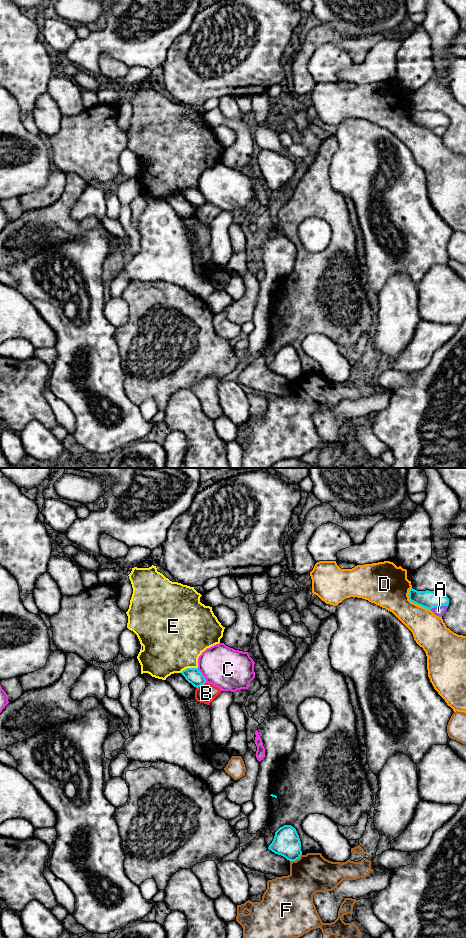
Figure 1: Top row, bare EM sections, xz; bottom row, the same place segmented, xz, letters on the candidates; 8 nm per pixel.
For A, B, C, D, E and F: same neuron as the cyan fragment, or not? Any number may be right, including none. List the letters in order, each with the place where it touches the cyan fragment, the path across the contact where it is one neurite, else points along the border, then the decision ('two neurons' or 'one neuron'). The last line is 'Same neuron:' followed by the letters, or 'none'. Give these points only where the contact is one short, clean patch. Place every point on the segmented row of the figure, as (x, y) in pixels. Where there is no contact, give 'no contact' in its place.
A: xz (438, 606) | two neurons
B: xz (200, 685) | two neurons
C: xz (202, 675) | two neurons
D: xz (413, 602) | two neurons
E: xz (188, 668) | two neurons
F: xz (296, 859) | two neurons
Same neuron: none

